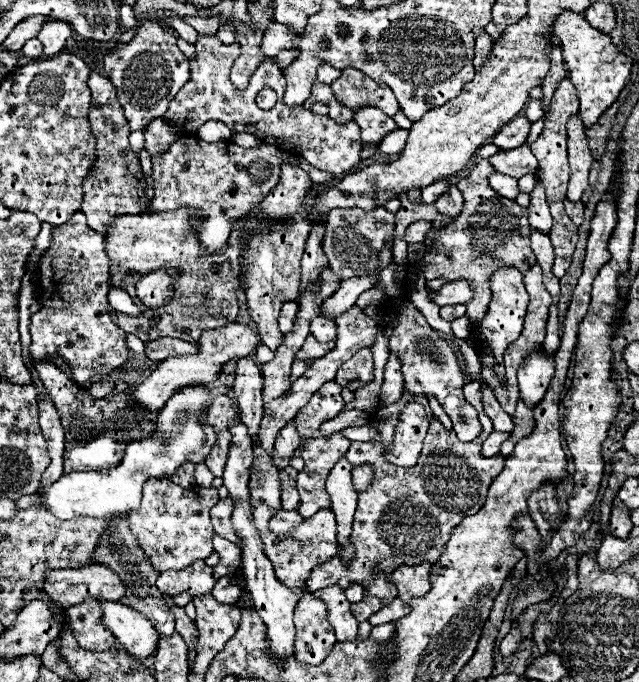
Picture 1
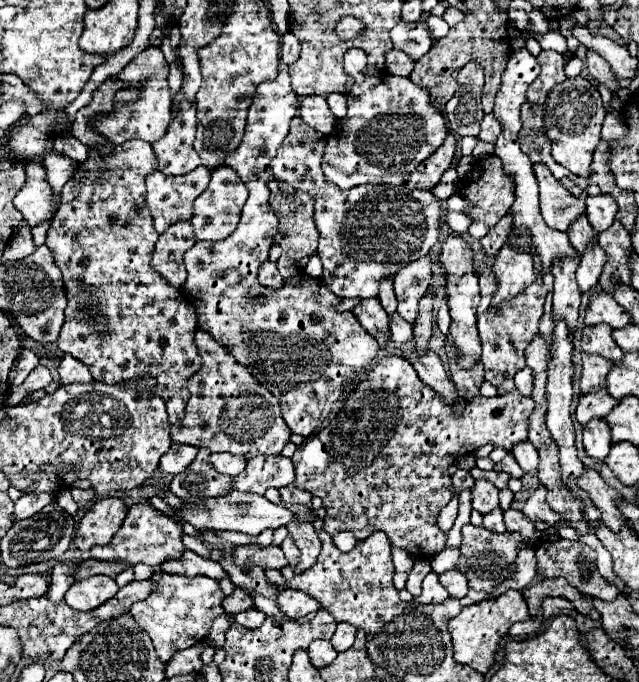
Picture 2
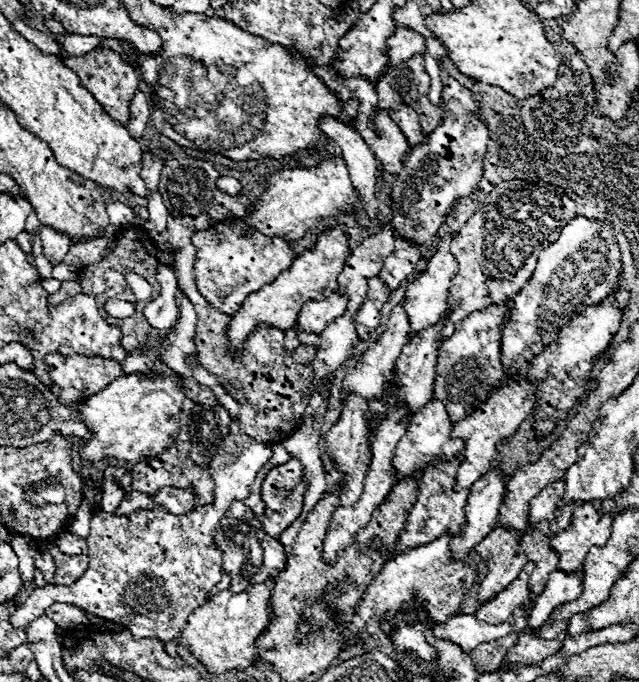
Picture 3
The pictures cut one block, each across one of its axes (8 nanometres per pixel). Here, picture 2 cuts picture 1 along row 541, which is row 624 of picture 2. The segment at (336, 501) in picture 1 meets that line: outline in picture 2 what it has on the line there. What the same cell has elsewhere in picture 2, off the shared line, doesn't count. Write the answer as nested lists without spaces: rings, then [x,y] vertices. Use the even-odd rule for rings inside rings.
[[[340,622],[330,642],[332,642],[332,646],[338,652],[342,652],[342,650],[346,650],[346,648],[350,648],[354,644],[354,636],[356,636],[356,628],[350,626],[350,624],[346,624],[346,622]]]

